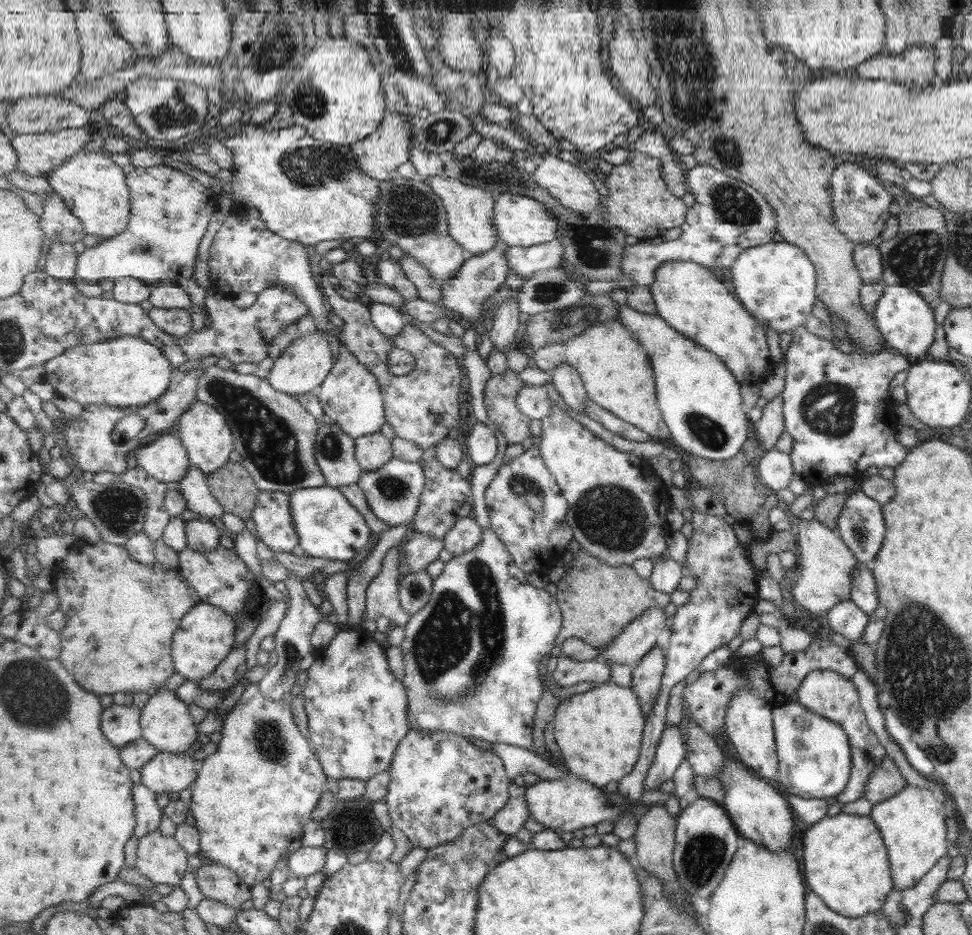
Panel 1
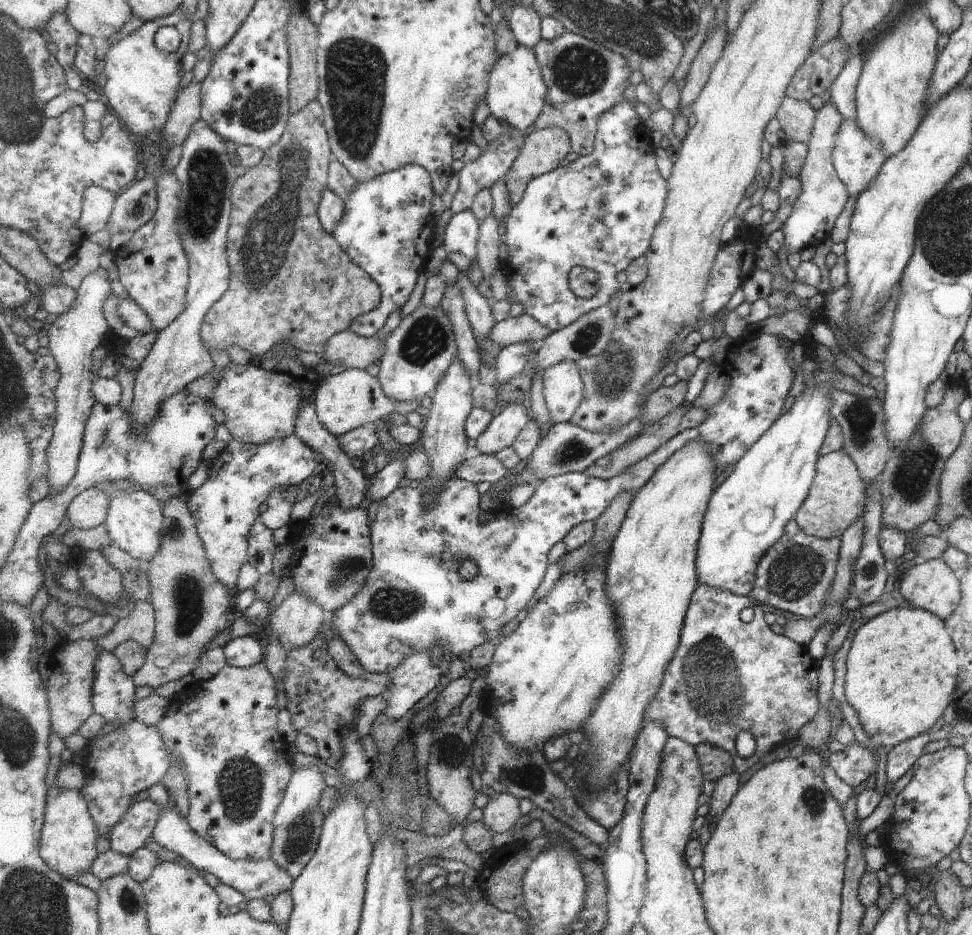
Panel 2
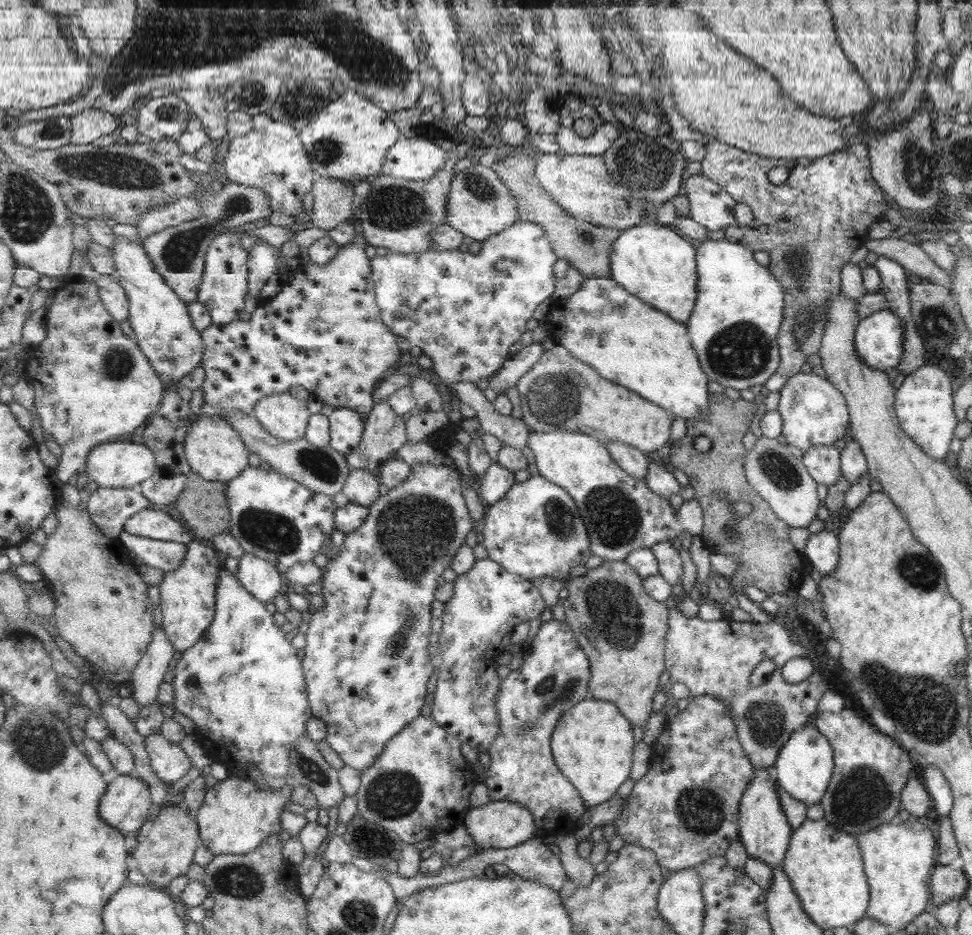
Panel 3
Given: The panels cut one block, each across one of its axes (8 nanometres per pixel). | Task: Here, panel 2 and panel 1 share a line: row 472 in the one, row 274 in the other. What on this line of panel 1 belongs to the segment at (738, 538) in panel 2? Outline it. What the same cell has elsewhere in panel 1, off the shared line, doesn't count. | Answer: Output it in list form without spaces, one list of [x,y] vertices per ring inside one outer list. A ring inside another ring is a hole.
[[[769,241],[765,244],[745,249],[735,258],[730,266],[731,284],[735,296],[742,302],[742,307],[759,323],[759,327],[773,331],[792,332],[797,326],[804,325],[805,317],[810,314],[815,302],[815,273],[807,255],[794,244],[785,241]]]

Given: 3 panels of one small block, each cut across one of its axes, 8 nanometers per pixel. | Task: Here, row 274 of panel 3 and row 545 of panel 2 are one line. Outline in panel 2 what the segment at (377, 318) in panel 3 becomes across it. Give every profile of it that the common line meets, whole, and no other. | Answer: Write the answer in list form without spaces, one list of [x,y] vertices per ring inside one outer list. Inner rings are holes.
[[[334,495],[320,506],[316,515],[313,512],[307,519],[293,522],[289,527],[283,544],[293,550],[287,558],[289,575],[294,579],[295,588],[308,597],[313,596],[326,611],[337,611],[345,606],[366,586],[374,570],[373,522],[369,523],[368,505],[369,501],[355,508],[344,507]]]

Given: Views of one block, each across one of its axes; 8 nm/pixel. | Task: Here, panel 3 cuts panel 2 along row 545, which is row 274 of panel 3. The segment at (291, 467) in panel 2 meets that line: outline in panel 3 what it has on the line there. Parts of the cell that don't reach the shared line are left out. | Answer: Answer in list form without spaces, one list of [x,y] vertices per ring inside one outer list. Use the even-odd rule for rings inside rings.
[[[237,229],[223,231],[207,250],[205,276],[197,297],[197,301],[205,305],[214,324],[226,325],[235,320],[251,307],[250,302],[250,251],[243,248],[242,236],[244,231]]]

